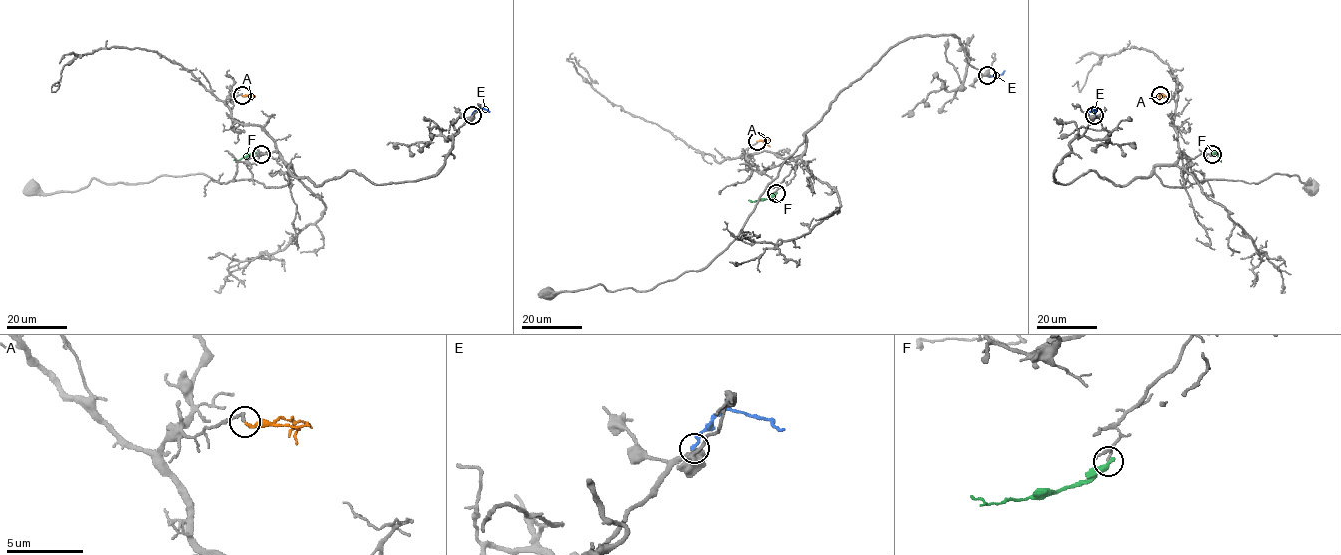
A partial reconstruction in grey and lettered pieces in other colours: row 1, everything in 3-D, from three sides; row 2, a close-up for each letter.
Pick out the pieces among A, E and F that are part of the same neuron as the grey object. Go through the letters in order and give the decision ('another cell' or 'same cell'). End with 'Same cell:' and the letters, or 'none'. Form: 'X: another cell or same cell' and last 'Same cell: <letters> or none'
A: same cell
E: another cell
F: another cell
Same cell: A

